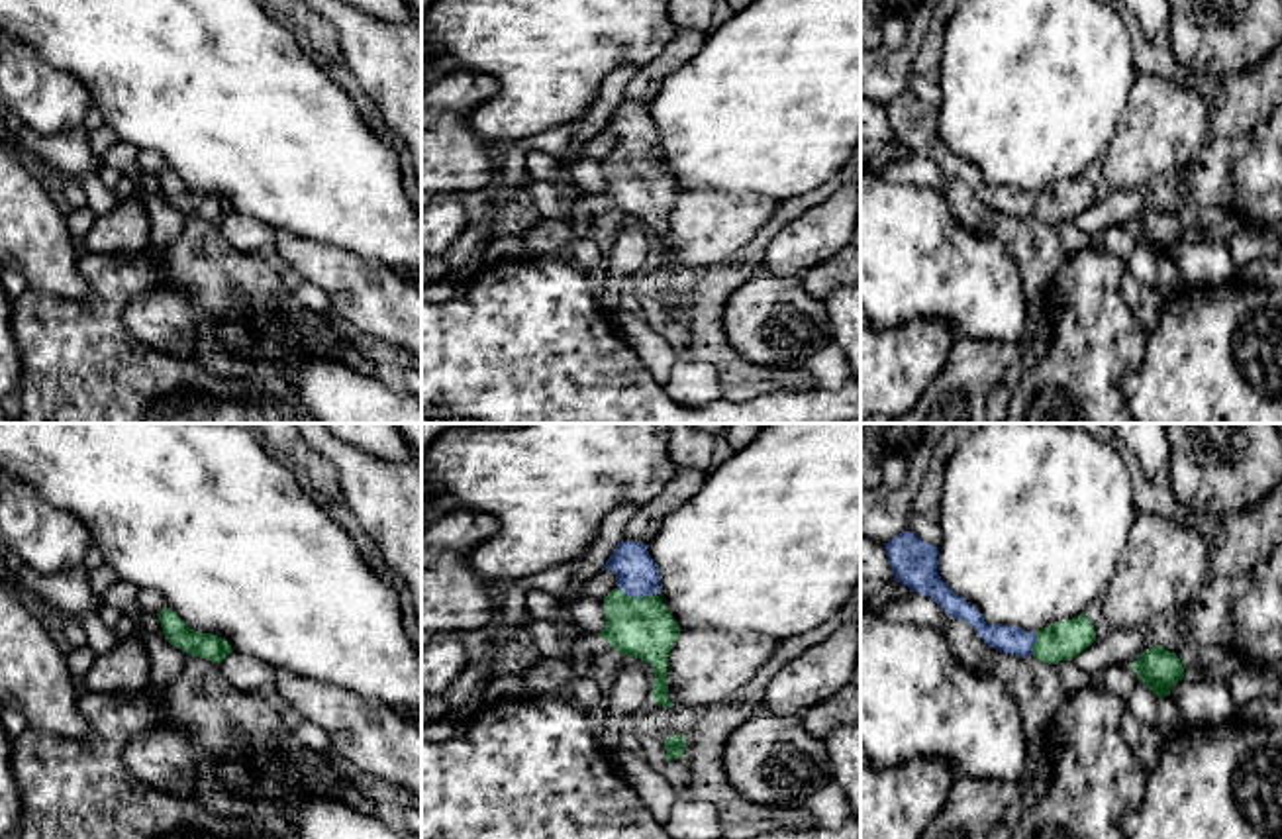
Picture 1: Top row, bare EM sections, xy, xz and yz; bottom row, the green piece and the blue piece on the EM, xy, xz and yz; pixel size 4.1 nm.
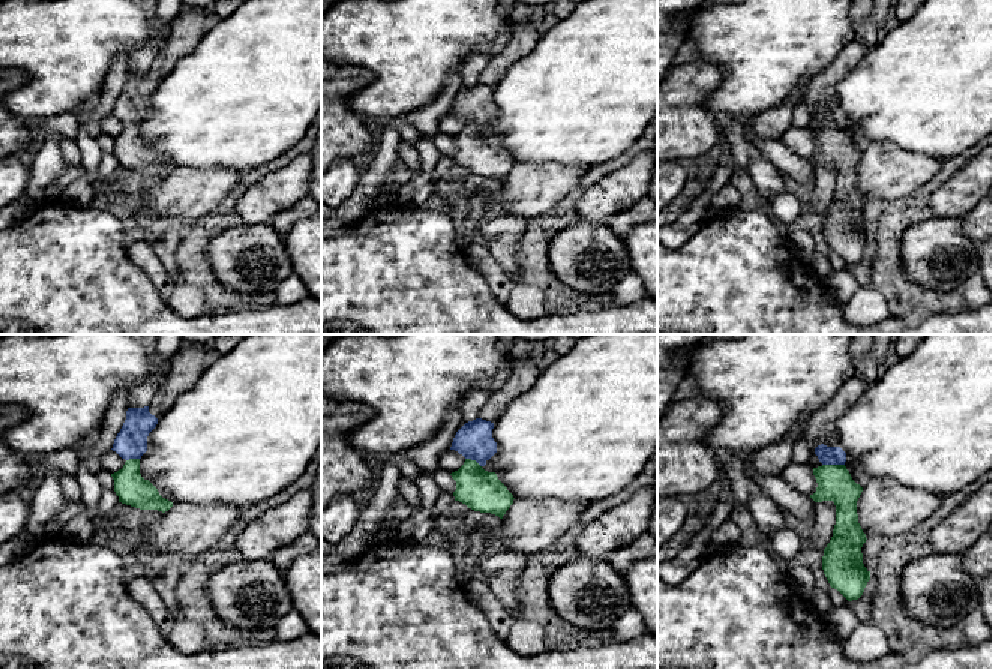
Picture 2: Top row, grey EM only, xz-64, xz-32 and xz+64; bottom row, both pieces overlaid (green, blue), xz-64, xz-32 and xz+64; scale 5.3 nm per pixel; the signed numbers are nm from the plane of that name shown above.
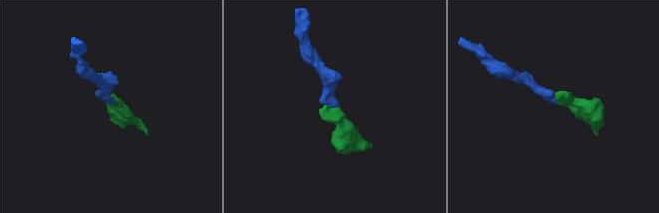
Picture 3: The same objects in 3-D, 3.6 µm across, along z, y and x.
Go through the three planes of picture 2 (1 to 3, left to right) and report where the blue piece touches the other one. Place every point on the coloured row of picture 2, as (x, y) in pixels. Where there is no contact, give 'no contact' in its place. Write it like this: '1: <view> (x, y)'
1: xz-64 (132, 459)
2: xz-32 (473, 460)
3: xz+64 (833, 465)

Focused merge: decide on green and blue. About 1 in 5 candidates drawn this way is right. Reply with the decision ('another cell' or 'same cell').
same cell

